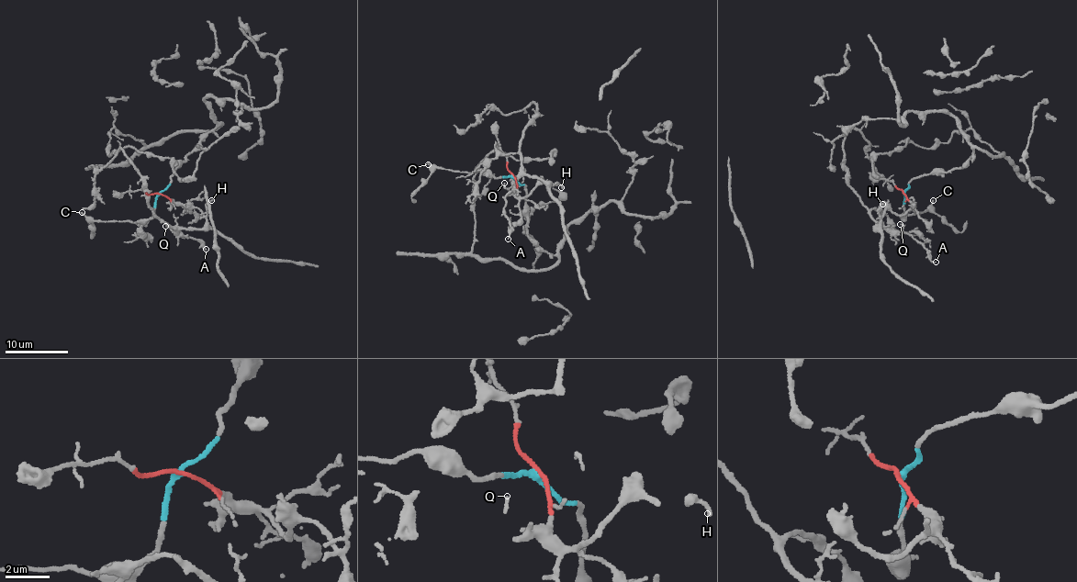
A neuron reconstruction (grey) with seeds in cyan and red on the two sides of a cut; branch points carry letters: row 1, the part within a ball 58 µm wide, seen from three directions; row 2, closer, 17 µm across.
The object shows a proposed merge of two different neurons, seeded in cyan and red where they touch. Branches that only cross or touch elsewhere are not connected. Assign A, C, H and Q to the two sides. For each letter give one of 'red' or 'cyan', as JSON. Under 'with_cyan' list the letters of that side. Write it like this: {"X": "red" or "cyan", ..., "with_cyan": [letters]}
{"A": "red", "C": "cyan", "H": "red", "Q": "red", "with_cyan": ["C"]}

